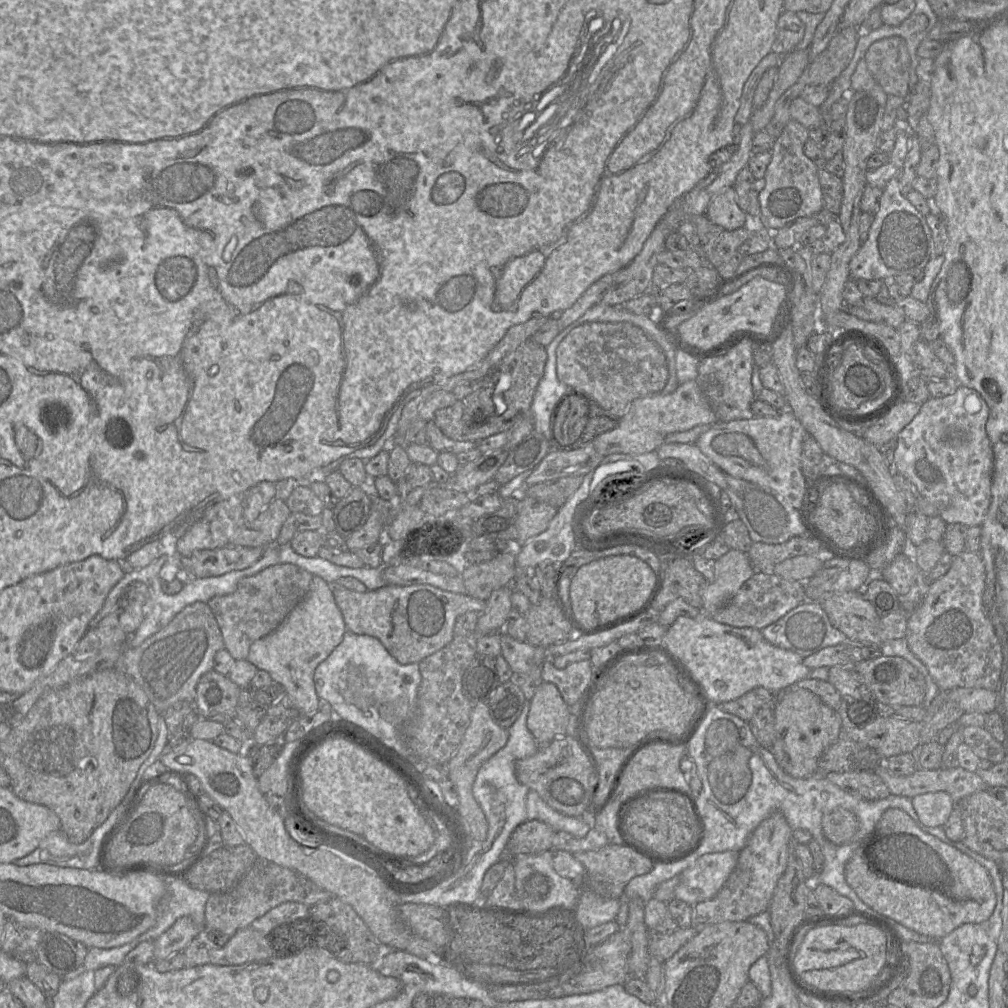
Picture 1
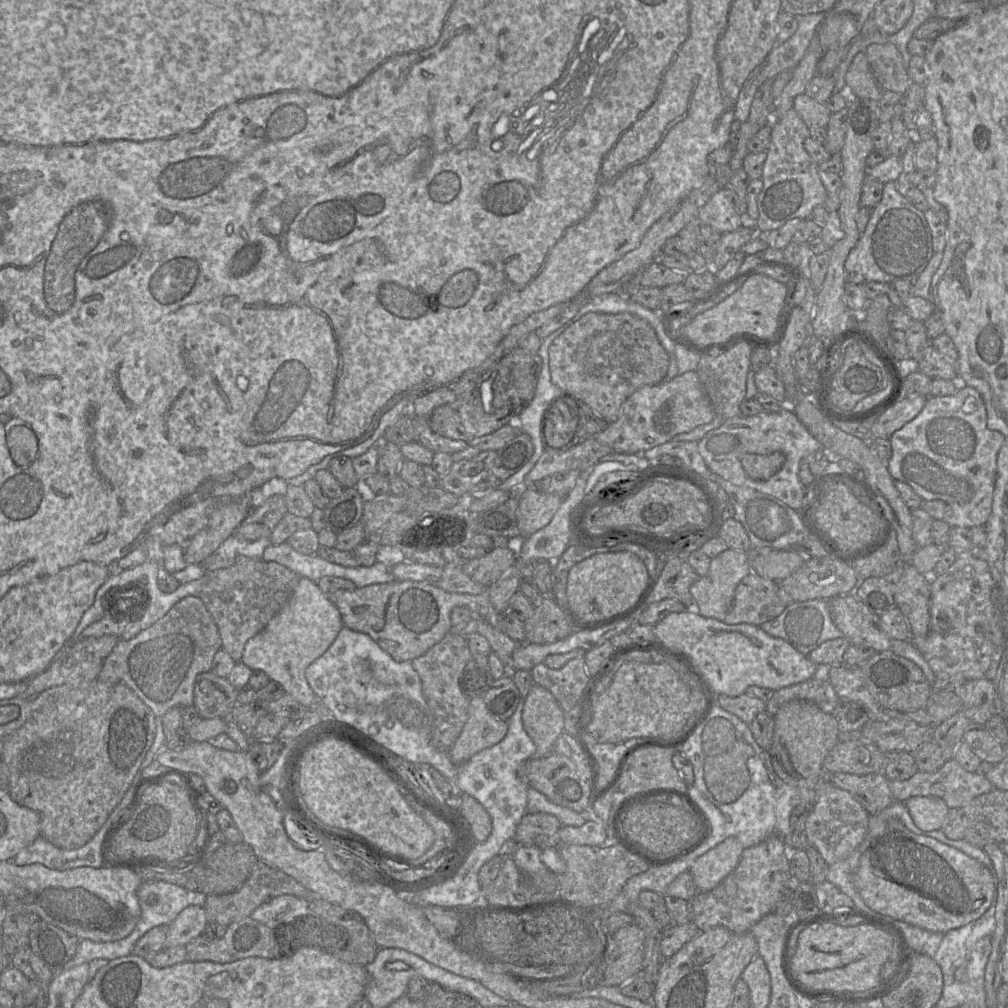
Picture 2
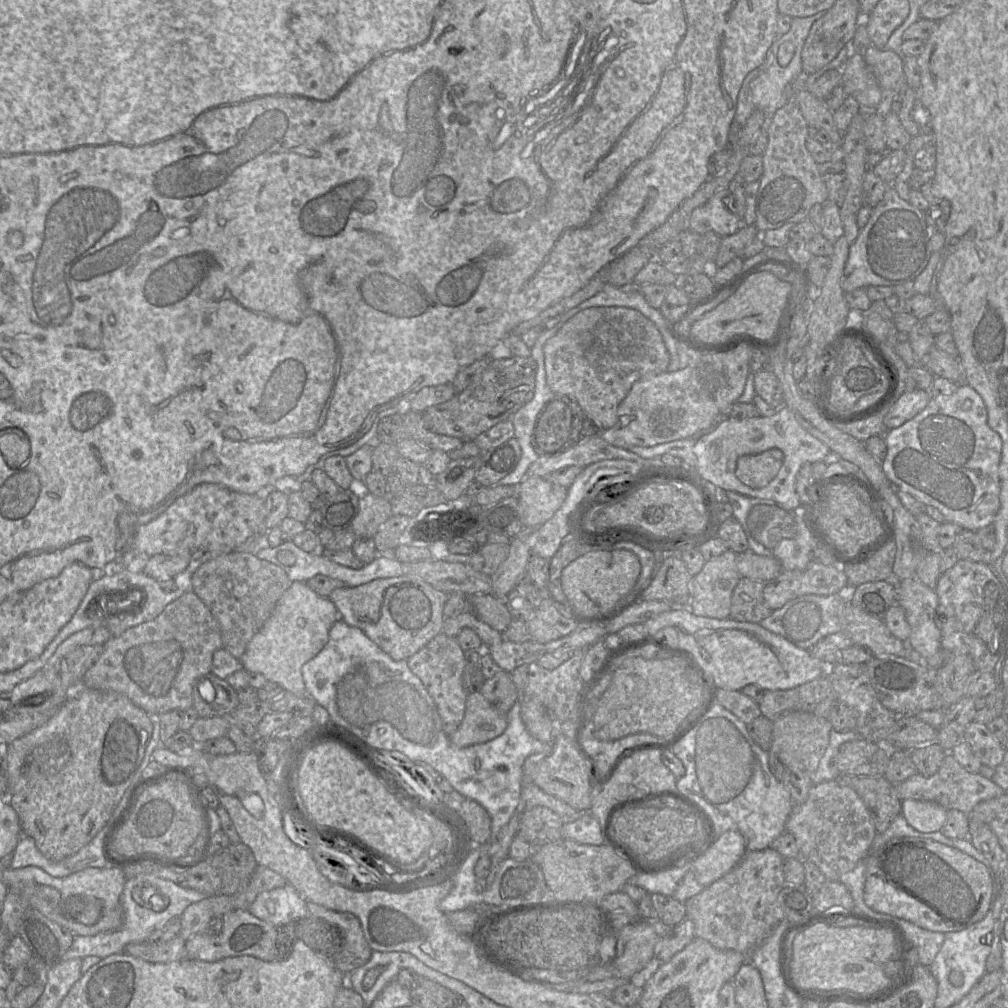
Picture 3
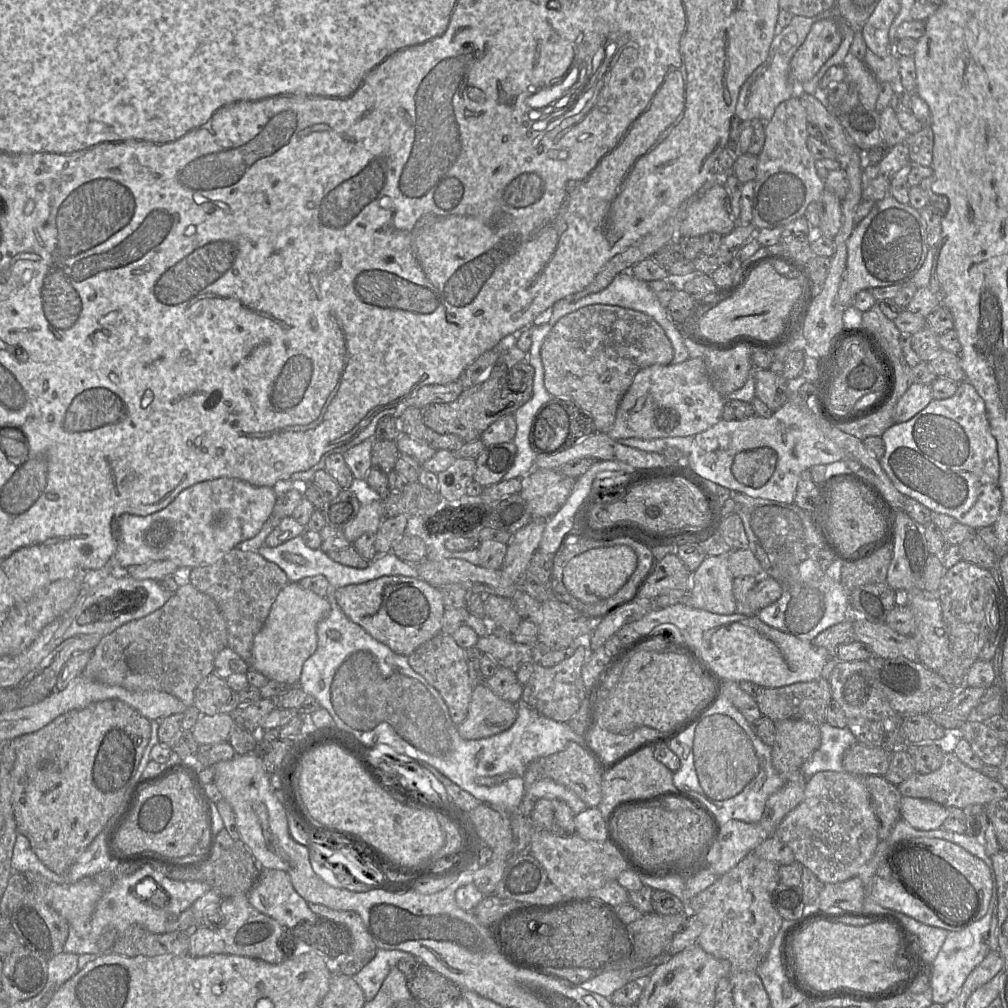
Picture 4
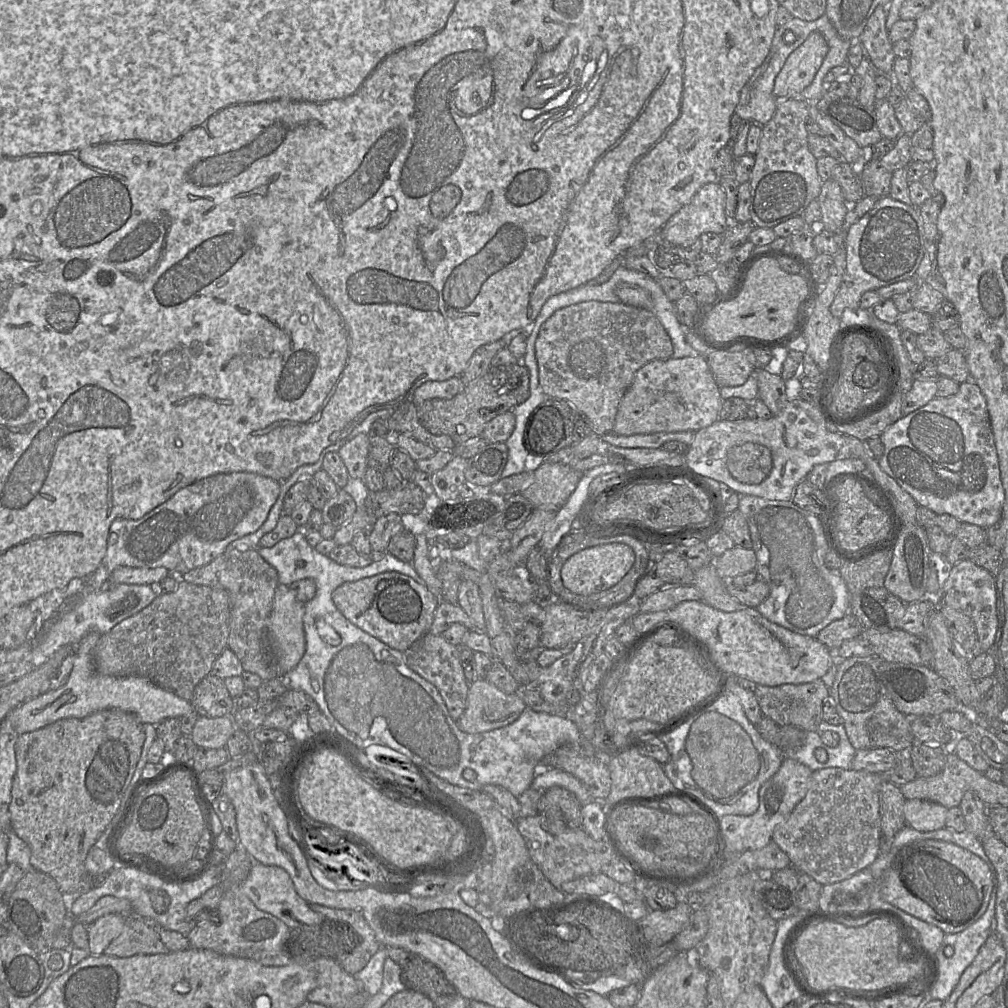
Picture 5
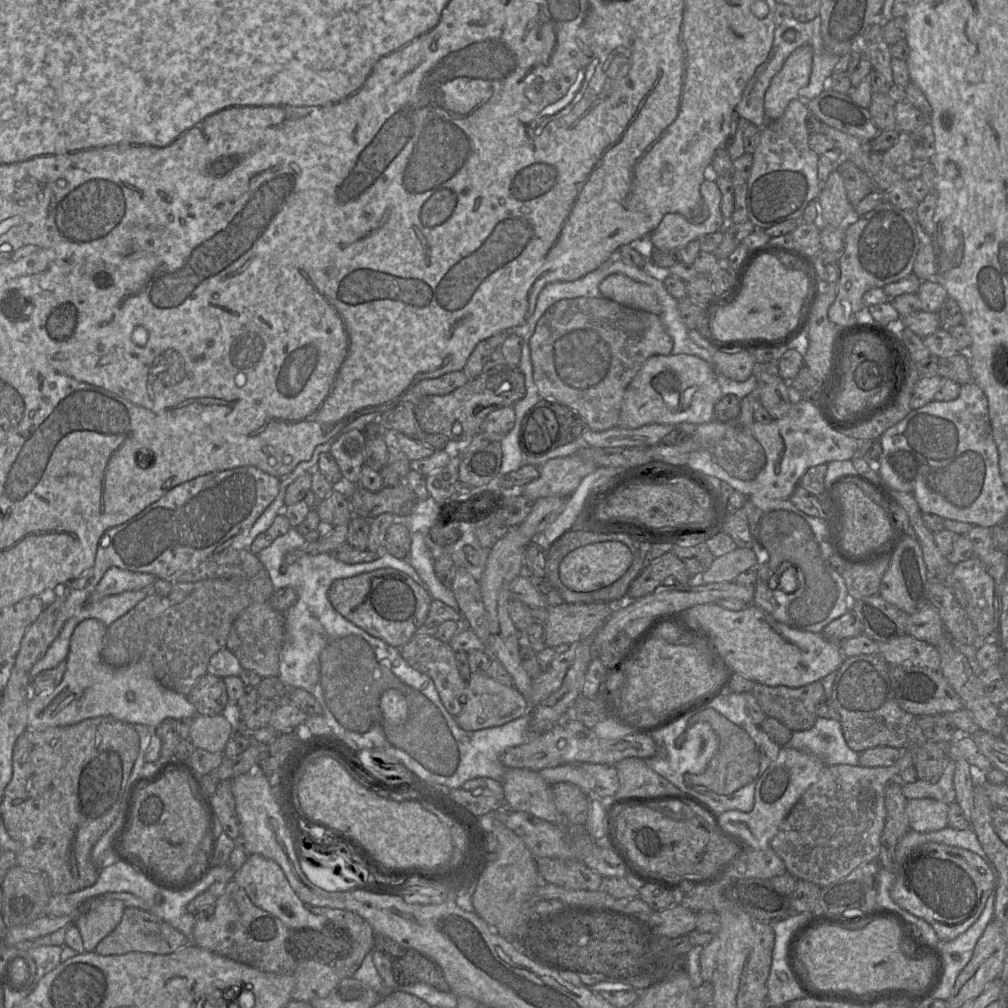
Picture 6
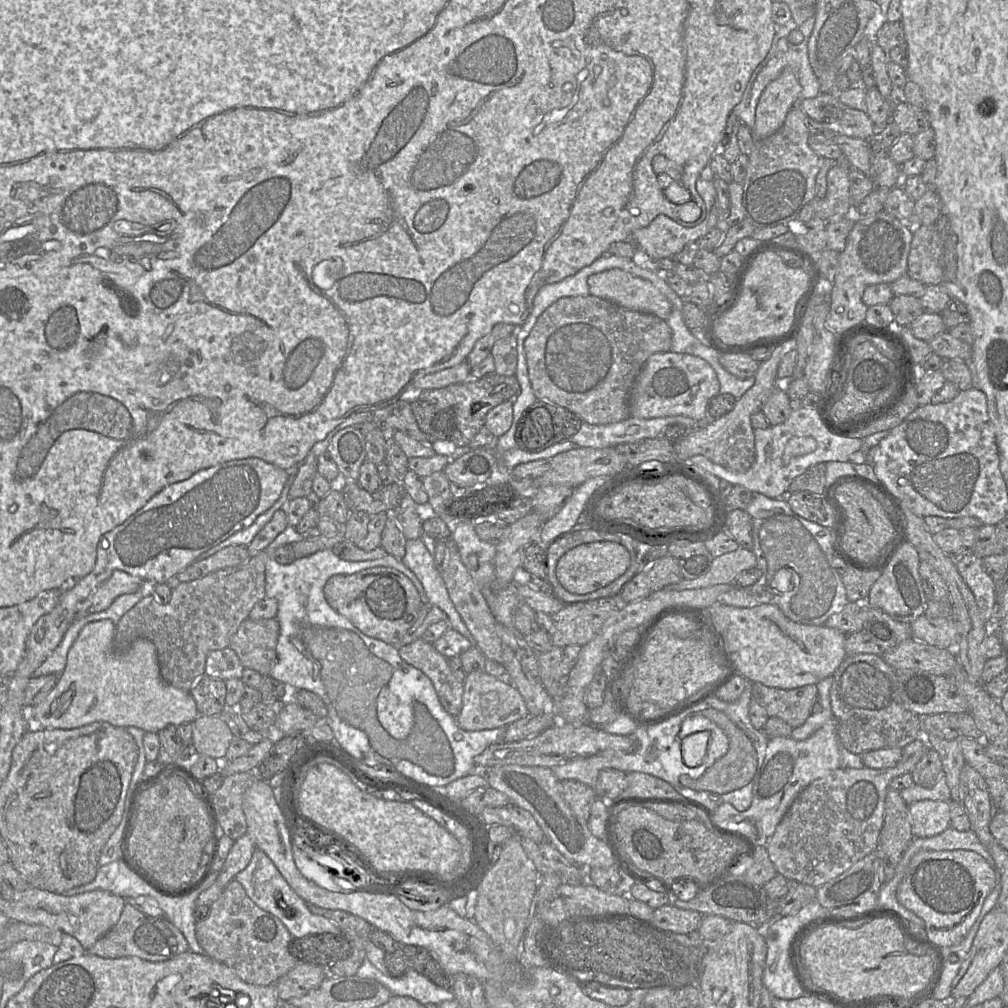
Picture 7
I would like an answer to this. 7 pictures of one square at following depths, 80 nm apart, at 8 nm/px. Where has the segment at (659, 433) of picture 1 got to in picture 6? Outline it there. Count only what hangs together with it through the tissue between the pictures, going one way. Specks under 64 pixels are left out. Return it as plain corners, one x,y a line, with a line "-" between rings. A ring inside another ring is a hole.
690,354
653,355
644,362
625,390
618,426
632,429
646,424
681,422
700,425
714,419
714,406
722,397
716,372
705,360

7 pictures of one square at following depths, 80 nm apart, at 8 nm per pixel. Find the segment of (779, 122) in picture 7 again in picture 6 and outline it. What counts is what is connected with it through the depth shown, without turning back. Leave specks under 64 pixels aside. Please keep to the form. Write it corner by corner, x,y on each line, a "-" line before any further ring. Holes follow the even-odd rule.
809,45
798,47
772,78
764,97
764,113
768,121
778,119
790,101
798,98
798,91
810,79
813,50

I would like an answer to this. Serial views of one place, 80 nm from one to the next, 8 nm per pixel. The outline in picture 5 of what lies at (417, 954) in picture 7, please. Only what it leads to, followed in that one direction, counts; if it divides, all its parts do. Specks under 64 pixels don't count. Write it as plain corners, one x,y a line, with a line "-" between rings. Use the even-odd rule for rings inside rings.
411,954
407,963
401,967
401,981
406,990
419,992
432,1002
440,996
457,993
440,968
415,954

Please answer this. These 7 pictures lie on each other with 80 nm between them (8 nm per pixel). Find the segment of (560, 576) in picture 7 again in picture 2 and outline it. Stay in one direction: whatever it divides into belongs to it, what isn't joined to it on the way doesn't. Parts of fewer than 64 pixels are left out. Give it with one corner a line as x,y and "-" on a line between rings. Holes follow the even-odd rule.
628,551
597,553
577,564
568,573
565,600
584,623
612,618
636,606
646,594
651,580
643,561

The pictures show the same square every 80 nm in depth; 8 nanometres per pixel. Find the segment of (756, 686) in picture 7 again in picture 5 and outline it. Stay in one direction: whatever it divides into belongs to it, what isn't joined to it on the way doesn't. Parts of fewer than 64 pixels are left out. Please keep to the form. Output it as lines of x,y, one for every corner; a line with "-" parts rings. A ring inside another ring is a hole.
816,679
802,684
757,685
754,694
763,716
771,718
779,726
791,725
804,731
816,731
823,721
822,705
829,696
829,688
821,679

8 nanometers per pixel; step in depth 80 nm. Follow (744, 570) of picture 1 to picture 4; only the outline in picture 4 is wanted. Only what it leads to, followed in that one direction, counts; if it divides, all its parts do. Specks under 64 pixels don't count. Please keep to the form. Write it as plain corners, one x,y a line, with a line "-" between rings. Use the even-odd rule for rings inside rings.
725,553
719,556
707,556
706,559
701,563
701,565
692,573
692,582
690,586
690,591
688,592
687,601
681,601
681,602
688,602
694,608
705,610
705,611
715,613
715,614
731,615
731,614
736,613
736,601
733,595
733,588
732,588
734,577
731,574
728,567
728,555
729,553

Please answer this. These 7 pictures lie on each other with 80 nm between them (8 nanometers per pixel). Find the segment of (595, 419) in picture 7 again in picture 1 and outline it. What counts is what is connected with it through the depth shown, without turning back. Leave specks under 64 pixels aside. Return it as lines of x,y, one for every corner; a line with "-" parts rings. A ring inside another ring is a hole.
589,322
574,328
556,349
556,374
569,388
581,391
618,418
625,414
635,399
661,393
668,380
663,350
648,333
629,322

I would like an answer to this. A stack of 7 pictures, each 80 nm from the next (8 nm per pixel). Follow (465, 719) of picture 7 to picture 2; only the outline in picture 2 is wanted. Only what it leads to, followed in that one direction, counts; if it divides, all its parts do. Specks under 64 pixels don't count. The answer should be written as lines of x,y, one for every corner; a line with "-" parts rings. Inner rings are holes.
483,697
471,698
468,719
449,750
449,757
453,764
462,765
476,753
499,743
507,731
507,721
495,718

